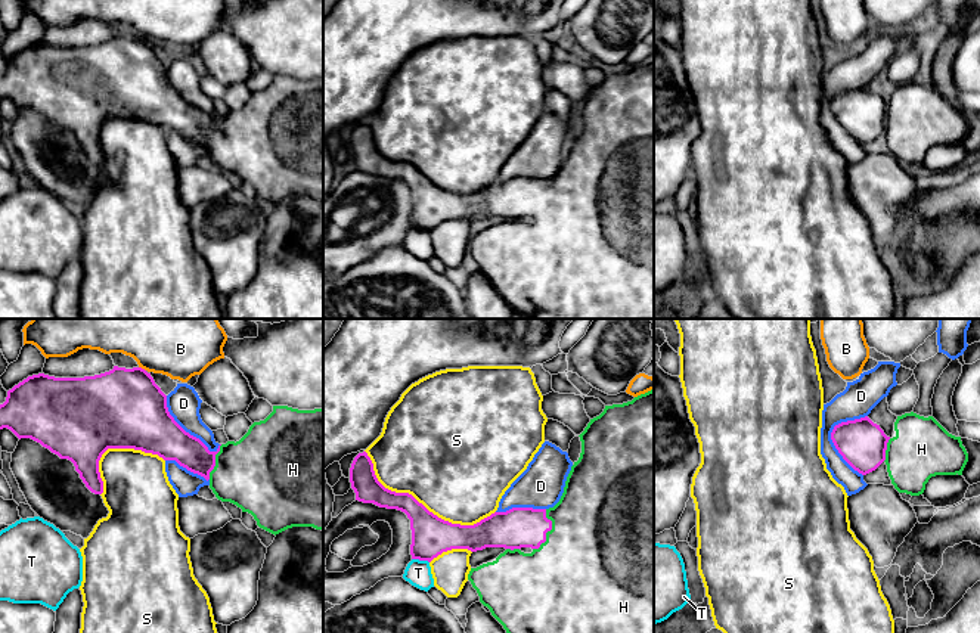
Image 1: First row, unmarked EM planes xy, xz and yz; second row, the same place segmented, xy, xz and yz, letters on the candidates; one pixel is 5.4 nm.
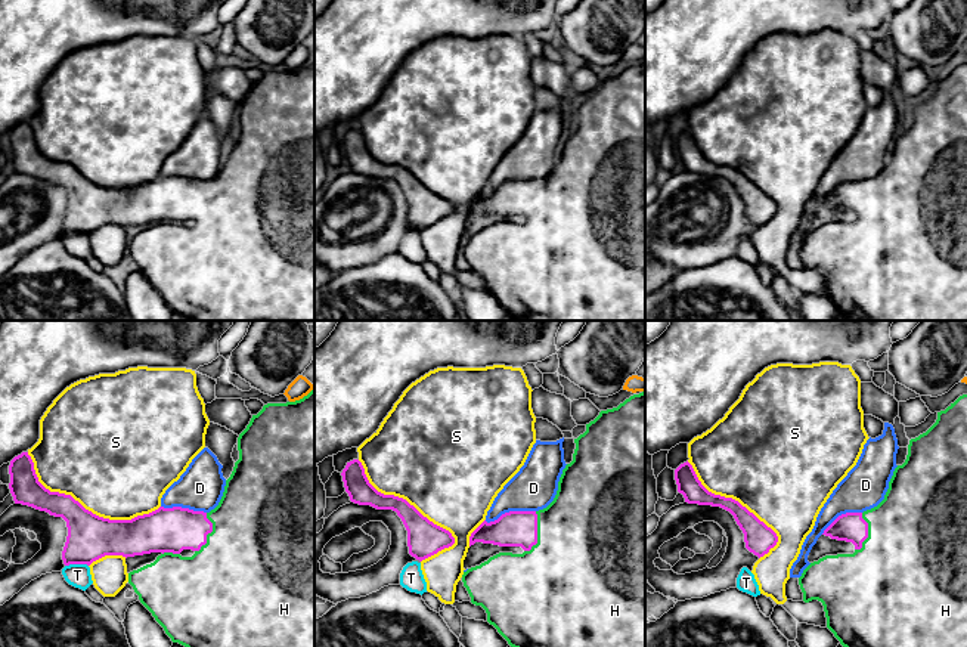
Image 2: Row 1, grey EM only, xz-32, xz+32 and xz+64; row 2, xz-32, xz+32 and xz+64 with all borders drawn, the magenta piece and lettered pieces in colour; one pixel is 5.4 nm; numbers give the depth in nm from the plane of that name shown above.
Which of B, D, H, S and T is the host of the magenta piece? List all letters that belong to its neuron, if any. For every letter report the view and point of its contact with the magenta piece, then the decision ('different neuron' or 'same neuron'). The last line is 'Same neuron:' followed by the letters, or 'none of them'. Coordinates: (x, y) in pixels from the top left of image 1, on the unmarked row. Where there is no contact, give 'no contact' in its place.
B: contact xy (140, 37); different neuron
D: contact yz (831, 105); different neuron
H: contact xz (548, 199); same neuron
S: contact xz (421, 173); different neuron
T: contact xz (421, 229); different neuron
Same neuron: H

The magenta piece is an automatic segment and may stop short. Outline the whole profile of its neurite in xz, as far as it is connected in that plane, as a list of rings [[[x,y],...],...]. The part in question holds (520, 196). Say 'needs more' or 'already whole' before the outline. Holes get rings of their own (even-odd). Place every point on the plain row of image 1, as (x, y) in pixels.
needs more; [[[654,59],[623,74],[605,75],[579,105],[582,122],[559,171],[549,179],[512,177],[474,195],[444,190],[409,162],[385,158],[366,121],[350,137],[356,170],[397,179],[410,189],[412,229],[428,230],[452,218],[505,217],[493,232],[471,238],[468,249],[506,302],[530,319],[654,319]]]

